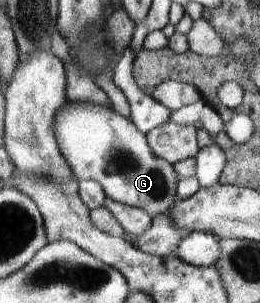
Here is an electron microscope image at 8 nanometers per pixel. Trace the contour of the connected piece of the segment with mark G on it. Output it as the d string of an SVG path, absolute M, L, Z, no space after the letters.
M68 102L68 105L64 105L64 109L60 109L59 117L56 117L55 131L60 151L66 157L70 170L76 173L76 177L80 180L94 179L100 183L108 198L144 209L154 218L171 212L176 201L180 201L178 183L180 183L181 176L176 171L176 167L170 161L156 155L148 142L147 135L138 129L130 119L116 113L113 108L108 109L108 107L96 105L96 103Z

